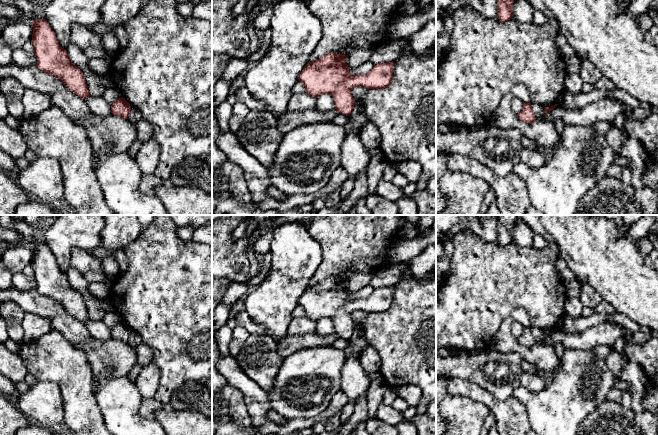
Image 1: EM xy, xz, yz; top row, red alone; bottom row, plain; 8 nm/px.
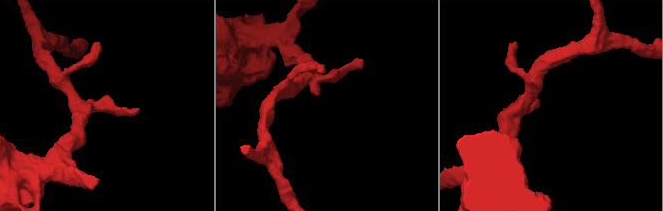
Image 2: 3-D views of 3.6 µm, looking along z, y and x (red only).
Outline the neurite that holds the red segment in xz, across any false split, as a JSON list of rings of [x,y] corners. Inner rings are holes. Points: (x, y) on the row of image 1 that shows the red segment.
[[[329,53],[308,62],[299,75],[299,81],[305,86],[305,92],[314,98],[330,94],[334,98],[335,109],[346,116],[353,112],[355,100],[351,90],[356,87],[384,89],[391,84],[394,62],[374,65],[367,74],[352,75],[345,54]]]

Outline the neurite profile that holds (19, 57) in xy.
[[[16,49],[12,52],[13,64],[19,66],[34,66],[37,64],[37,58],[35,56],[28,56],[23,49]]]

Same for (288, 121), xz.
[[[316,109],[289,112],[277,118],[278,130],[284,135],[295,127],[304,126],[310,123],[332,121],[339,112],[336,109],[322,112]]]

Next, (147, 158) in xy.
[[[153,138],[142,144],[135,159],[143,174],[154,174],[159,162],[160,152],[161,148]]]

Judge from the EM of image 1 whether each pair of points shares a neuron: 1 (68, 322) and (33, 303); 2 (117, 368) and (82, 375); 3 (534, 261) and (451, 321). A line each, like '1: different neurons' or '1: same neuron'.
1: same neuron
2: different neurons
3: same neuron

